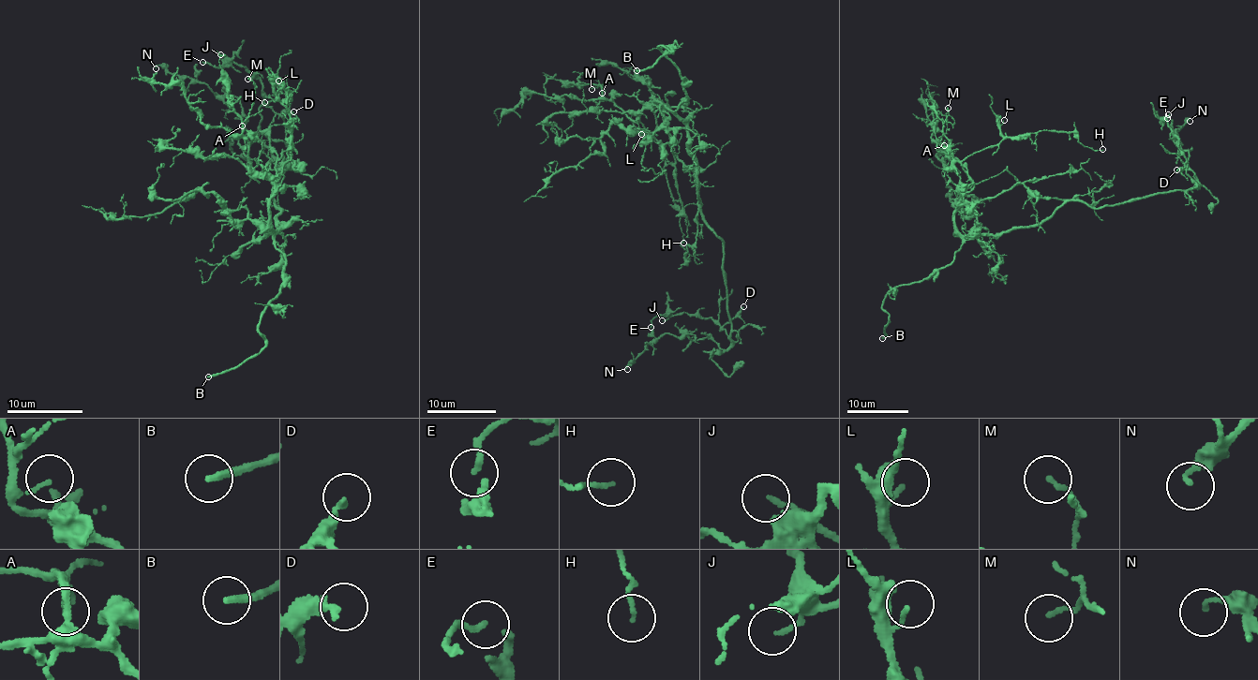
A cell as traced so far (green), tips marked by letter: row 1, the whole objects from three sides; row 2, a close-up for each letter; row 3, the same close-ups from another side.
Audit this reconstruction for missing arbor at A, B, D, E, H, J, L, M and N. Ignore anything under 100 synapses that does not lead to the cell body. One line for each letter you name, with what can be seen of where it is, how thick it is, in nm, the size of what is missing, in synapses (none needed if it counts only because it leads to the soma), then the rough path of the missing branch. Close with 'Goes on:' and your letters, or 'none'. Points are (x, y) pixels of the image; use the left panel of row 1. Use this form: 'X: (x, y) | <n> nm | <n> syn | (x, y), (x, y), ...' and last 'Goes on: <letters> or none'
B: (208, 376) | 220 nm | (208, 376), (174, 382), (158, 371), (173, 357), (251, 342), (388, 285)
Goes on: B

